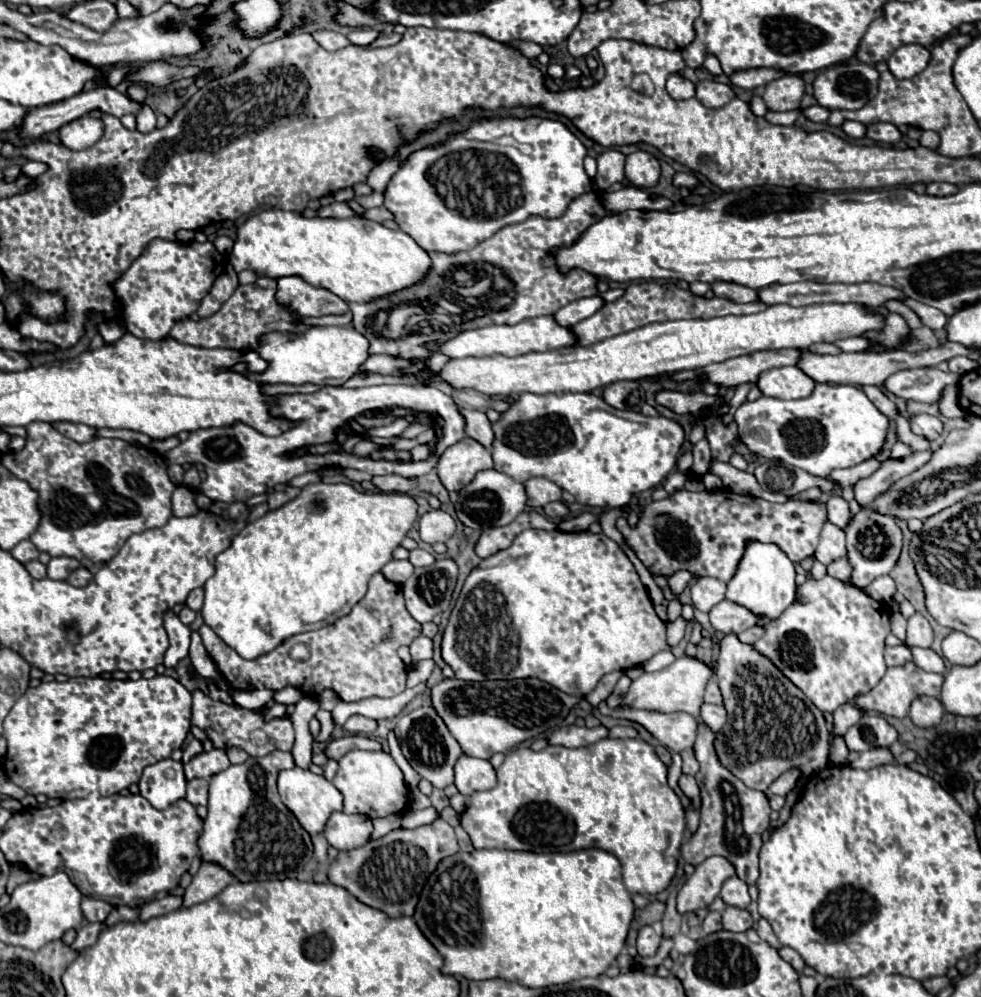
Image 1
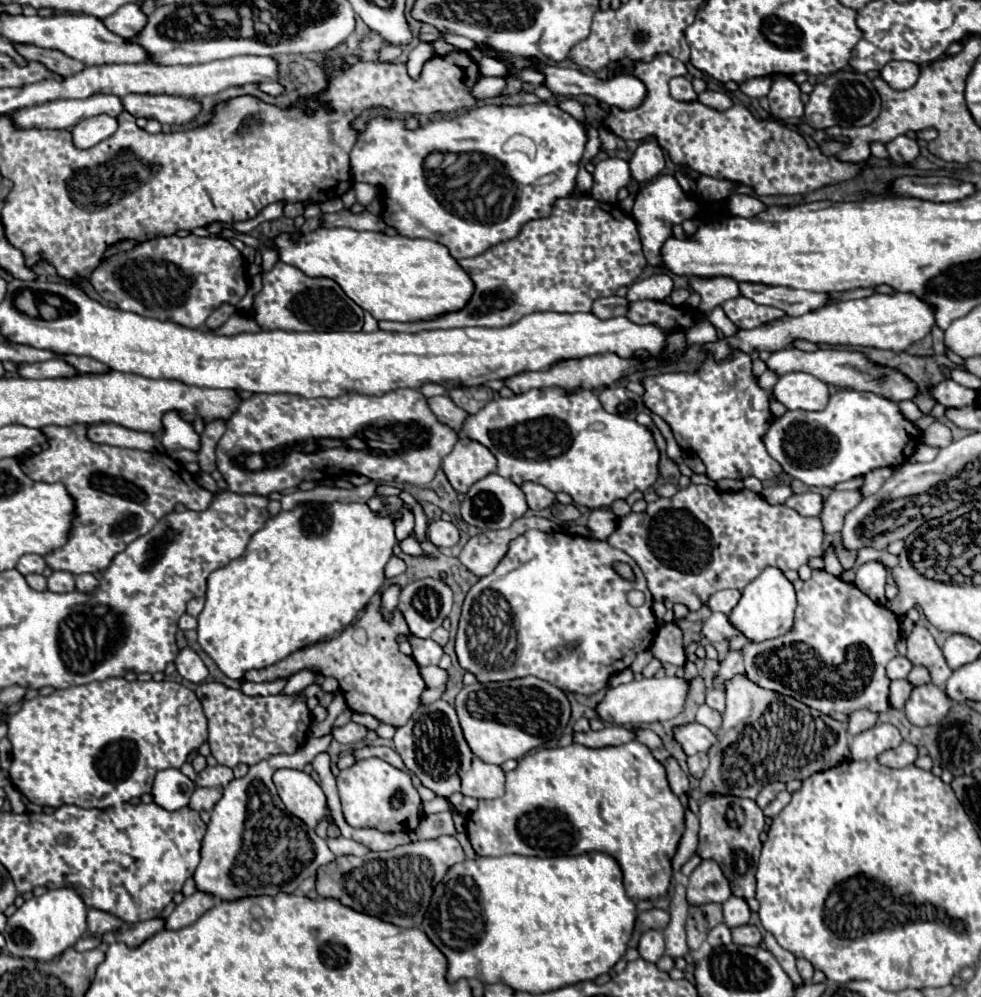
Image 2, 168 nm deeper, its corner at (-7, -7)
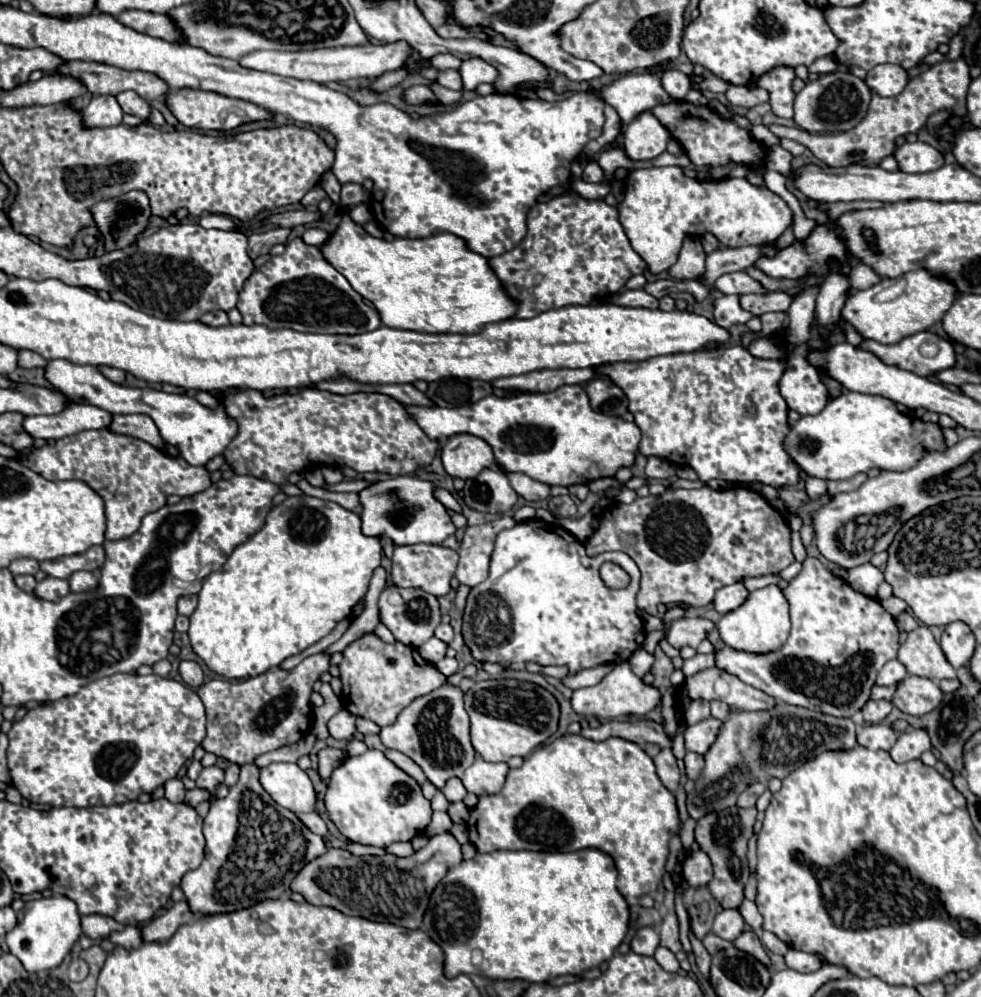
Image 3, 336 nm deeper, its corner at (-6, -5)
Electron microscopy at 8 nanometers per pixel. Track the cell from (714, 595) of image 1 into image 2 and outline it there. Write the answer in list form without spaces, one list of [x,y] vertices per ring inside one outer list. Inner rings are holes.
[[[722,589],[722,591],[716,591],[710,601],[708,601],[708,609],[710,611],[720,611],[720,613],[730,613],[734,609],[734,605],[738,603],[740,599],[740,591],[738,589]]]

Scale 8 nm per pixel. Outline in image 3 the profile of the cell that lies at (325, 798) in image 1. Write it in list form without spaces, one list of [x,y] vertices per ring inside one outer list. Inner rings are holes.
[[[271,763],[259,771],[259,783],[271,799],[293,813],[313,811],[315,789],[297,763]]]

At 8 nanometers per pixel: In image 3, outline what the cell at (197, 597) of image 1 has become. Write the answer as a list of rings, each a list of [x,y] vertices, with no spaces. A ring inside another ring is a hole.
[[[189,595],[189,597],[181,597],[177,601],[177,611],[181,615],[191,615],[195,611],[195,605],[197,605],[197,595]]]

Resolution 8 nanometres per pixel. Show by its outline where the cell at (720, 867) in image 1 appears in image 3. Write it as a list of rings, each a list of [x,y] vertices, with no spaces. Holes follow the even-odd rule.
[[[699,849],[691,851],[683,863],[683,875],[691,887],[705,887],[711,881],[711,861]]]

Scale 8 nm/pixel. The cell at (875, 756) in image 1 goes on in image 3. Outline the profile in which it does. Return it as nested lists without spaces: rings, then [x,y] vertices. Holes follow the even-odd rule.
[[[911,729],[899,735],[897,743],[891,747],[891,757],[895,763],[907,763],[911,759],[921,757],[921,753],[931,749],[929,735],[923,729]]]

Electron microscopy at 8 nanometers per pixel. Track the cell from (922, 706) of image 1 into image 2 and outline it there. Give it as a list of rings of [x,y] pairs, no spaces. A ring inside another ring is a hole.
[[[934,683],[914,687],[908,703],[904,705],[908,721],[918,727],[938,725],[948,715],[948,711],[950,711],[950,699]]]

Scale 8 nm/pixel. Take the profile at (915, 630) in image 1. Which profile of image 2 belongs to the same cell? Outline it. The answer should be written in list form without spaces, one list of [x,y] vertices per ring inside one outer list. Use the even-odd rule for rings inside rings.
[[[914,625],[914,631],[908,635],[906,641],[908,641],[906,657],[914,665],[928,667],[932,675],[932,683],[942,687],[952,675],[952,670],[948,667],[942,650],[936,645],[930,631],[922,625]]]

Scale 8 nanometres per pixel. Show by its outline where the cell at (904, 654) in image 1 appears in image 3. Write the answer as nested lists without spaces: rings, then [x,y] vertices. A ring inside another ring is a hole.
[[[893,659],[893,661],[887,661],[887,663],[883,665],[883,669],[877,673],[875,685],[885,685],[885,687],[897,685],[905,675],[907,675],[905,667],[903,667],[897,659]]]

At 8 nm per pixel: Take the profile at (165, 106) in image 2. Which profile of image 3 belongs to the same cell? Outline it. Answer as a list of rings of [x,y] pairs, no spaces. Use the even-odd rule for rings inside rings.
[[[177,89],[177,91],[169,91],[167,93],[167,105],[173,111],[173,115],[187,127],[195,127],[195,129],[203,129],[203,131],[231,131],[237,129],[239,125],[245,123],[255,123],[255,121],[273,121],[273,113],[243,101],[243,99],[231,99],[219,93],[211,93],[211,91],[197,91],[197,89]]]

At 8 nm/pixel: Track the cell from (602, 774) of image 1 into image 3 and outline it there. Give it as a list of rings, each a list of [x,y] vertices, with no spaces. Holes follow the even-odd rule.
[[[563,735],[551,745],[541,746],[525,757],[523,767],[509,769],[507,781],[497,795],[479,797],[479,803],[471,809],[467,829],[471,843],[479,853],[491,853],[495,849],[601,849],[615,861],[619,893],[623,897],[641,897],[655,891],[665,875],[669,839],[679,831],[679,813],[675,795],[669,789],[663,789],[651,757],[639,745],[617,737],[591,741],[581,735]]]

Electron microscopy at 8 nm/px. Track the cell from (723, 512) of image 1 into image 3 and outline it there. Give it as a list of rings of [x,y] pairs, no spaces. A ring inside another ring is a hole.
[[[709,487],[701,489],[667,489],[663,495],[637,497],[629,505],[609,507],[607,519],[595,529],[595,533],[585,541],[589,557],[605,551],[627,553],[641,571],[641,589],[637,593],[637,609],[655,615],[659,603],[687,603],[691,607],[705,607],[713,601],[717,589],[743,581],[747,577],[761,577],[769,573],[779,573],[791,565],[791,541],[789,525],[775,511],[765,497],[753,489],[731,487],[725,491],[715,491]]]

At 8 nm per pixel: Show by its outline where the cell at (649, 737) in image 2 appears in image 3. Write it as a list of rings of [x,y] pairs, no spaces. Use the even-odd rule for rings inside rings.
[[[661,749],[661,751],[653,757],[653,763],[655,763],[655,767],[657,767],[657,775],[659,775],[661,783],[663,783],[669,791],[675,791],[675,789],[679,787],[681,773],[679,773],[677,759],[673,757],[671,749]]]

